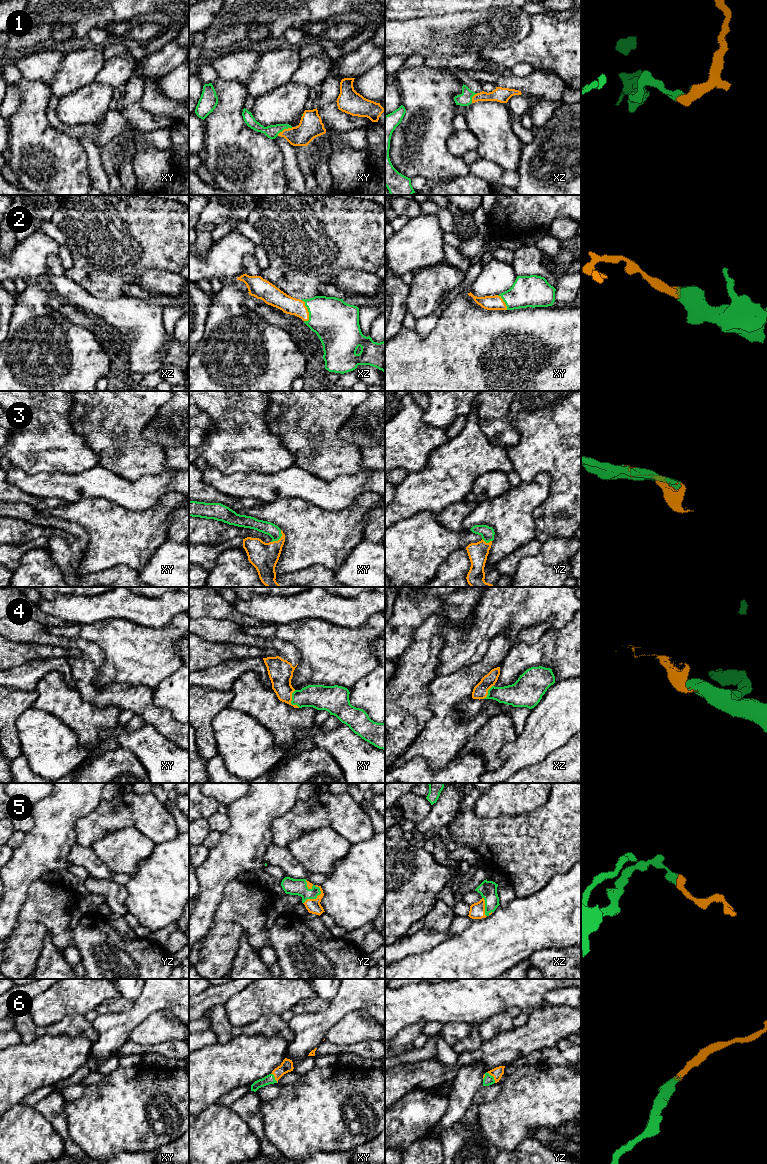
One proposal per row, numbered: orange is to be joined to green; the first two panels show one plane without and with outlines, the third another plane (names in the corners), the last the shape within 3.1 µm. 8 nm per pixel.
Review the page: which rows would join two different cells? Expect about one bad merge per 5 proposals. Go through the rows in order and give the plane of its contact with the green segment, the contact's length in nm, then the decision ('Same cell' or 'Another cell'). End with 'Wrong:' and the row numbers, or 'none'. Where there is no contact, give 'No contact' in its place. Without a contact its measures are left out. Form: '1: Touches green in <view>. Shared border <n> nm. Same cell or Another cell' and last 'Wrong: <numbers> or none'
1: Touches green in xy. Shared border 140 nm. Same cell
2: Touches green in xz. Shared border 180 nm. Same cell
3: Touches green in xy. Shared border 130 nm. Same cell
4: Touches green in xy. Shared border 150 nm. Same cell
5: Touches green in yz. Shared border 190 nm. Same cell
6: Touches green in yz. Shared border 120 nm. Same cell
Wrong: none

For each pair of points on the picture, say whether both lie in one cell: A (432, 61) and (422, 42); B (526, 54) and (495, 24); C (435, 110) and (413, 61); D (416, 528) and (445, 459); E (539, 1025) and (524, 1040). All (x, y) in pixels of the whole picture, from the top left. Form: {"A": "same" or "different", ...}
{"A": "different", "B": "different", "C": "different", "D": "different", "E": "same"}

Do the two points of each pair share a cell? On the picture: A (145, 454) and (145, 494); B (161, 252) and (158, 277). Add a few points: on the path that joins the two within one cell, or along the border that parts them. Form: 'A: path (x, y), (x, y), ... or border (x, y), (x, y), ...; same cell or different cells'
A: border (168, 470), (134, 480), (122, 477); different cells
B: border (178, 273), (149, 270), (137, 279); different cells

